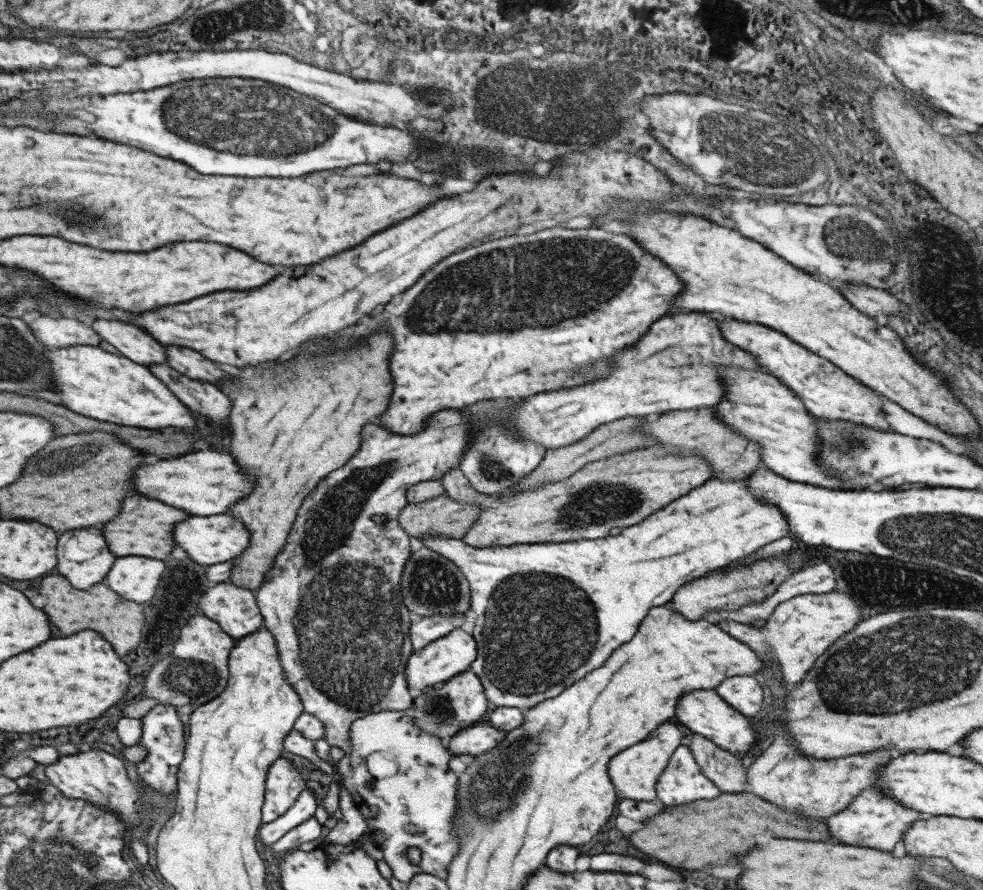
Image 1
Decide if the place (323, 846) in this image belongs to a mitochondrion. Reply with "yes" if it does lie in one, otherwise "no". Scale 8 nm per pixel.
no

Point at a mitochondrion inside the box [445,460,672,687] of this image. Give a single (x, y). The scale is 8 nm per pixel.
(598, 504)

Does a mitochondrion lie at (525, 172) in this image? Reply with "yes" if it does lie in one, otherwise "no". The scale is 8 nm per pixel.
no

